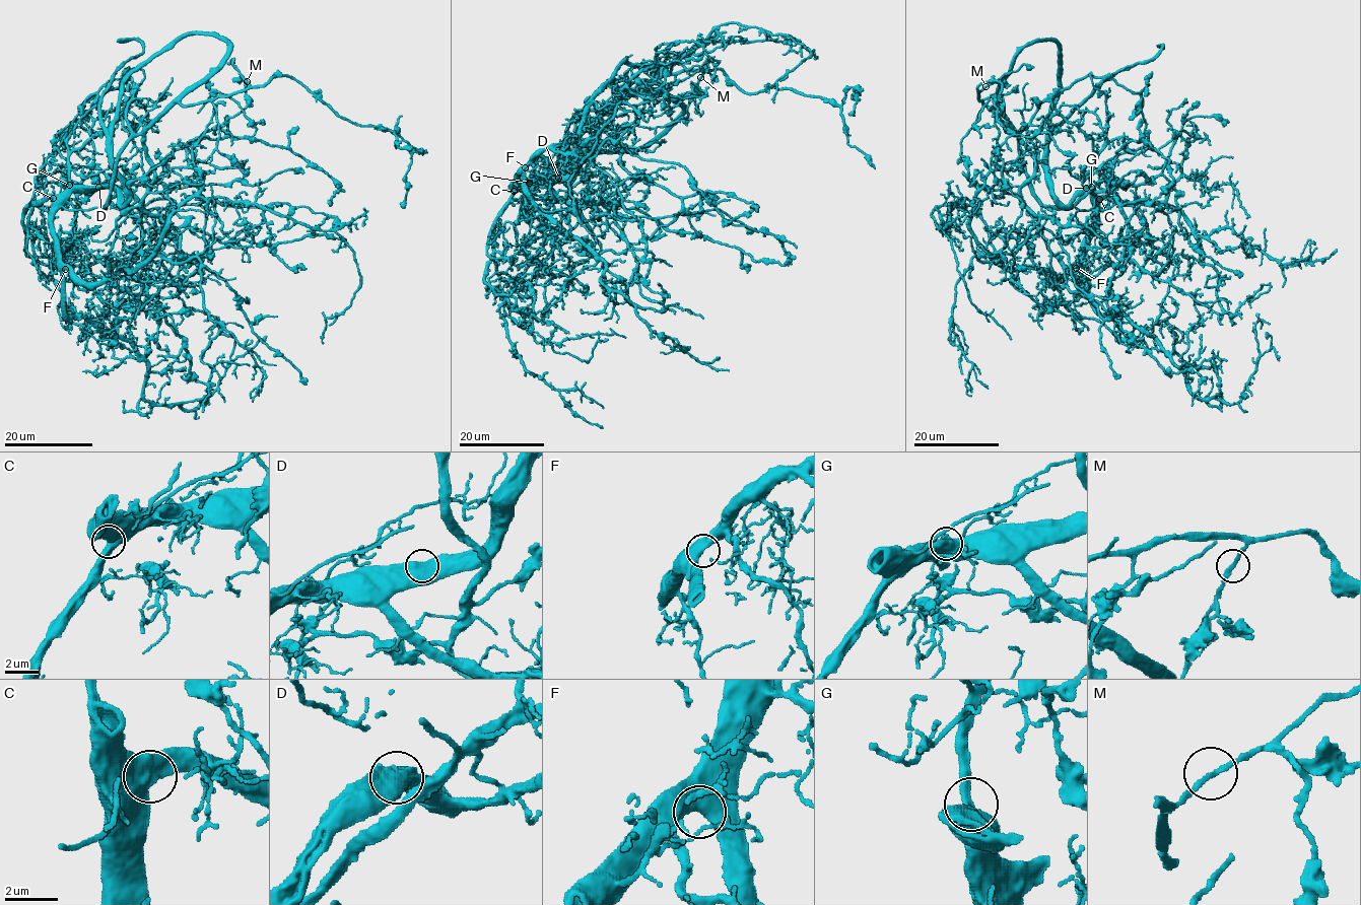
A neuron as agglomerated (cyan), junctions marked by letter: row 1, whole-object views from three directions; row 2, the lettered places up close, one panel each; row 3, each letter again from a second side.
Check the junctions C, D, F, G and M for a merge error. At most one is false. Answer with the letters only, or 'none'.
none

